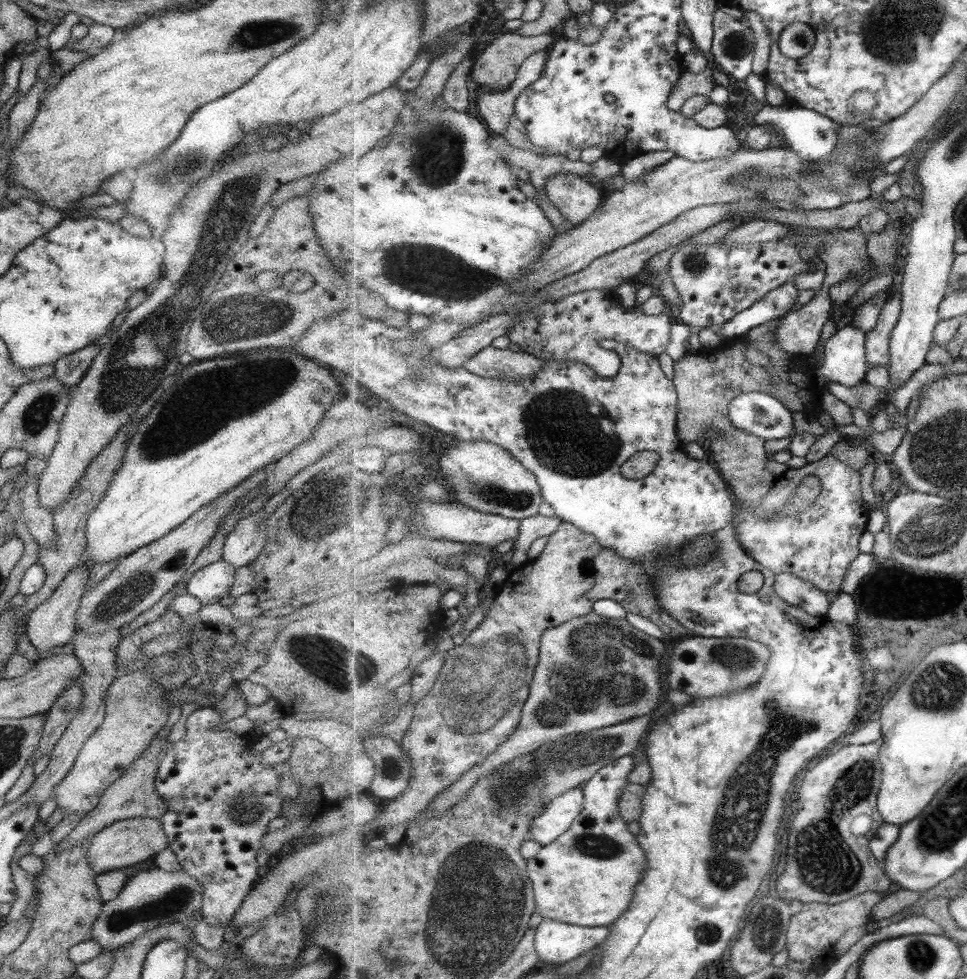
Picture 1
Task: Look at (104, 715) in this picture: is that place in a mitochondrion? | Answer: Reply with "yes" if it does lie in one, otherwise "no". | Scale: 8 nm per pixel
no

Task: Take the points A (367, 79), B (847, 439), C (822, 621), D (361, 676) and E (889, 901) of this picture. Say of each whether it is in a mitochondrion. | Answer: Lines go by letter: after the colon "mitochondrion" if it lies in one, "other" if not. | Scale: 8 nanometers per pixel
A: other
B: other
C: other
D: mitochondrion
E: other

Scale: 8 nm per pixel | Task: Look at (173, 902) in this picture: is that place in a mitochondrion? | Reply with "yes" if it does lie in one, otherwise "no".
yes

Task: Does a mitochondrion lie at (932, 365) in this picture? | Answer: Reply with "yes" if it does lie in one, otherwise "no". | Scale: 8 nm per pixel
no

